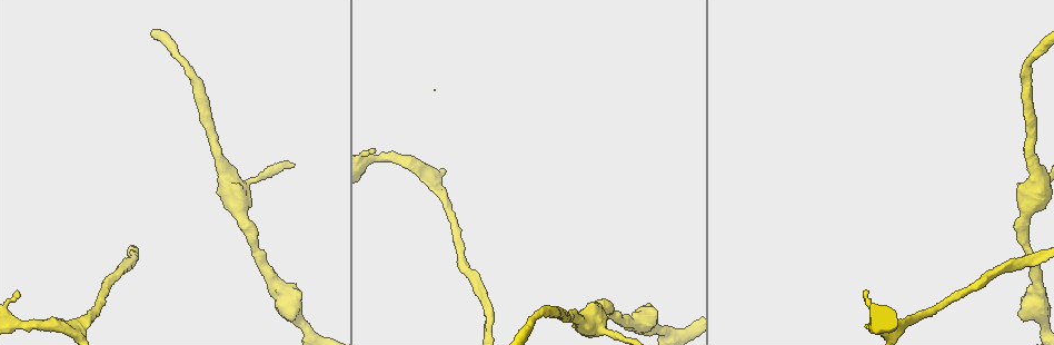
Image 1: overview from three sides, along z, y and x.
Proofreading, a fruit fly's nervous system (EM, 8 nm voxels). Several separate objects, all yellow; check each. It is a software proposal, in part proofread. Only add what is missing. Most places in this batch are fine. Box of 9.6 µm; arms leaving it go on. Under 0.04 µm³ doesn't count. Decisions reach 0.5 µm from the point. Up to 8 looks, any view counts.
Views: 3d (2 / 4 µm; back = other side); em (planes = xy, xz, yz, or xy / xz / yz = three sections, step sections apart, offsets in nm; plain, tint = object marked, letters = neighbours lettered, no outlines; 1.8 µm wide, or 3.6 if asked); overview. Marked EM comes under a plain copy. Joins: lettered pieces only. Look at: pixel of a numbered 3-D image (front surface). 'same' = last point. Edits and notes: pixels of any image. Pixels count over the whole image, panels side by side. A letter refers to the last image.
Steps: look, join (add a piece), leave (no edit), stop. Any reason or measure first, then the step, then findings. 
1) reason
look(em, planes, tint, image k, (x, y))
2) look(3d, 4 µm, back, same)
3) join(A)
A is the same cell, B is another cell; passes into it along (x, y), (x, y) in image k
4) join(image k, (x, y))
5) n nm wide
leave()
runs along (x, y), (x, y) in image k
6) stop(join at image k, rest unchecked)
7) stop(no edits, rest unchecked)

thin end
look(em, 3.6 µm, yz, step 8, letters, image 1, (865, 292))

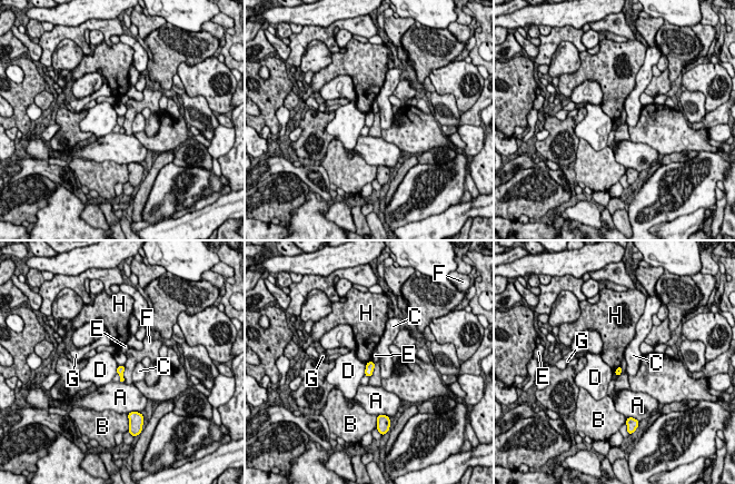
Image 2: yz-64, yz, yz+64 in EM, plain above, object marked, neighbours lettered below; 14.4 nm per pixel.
another direction
look(em, 3.6 µm, xy, step 4, letters, same)

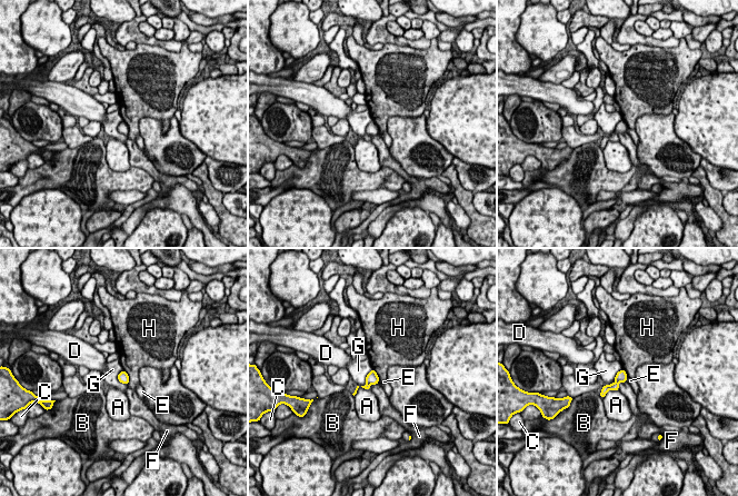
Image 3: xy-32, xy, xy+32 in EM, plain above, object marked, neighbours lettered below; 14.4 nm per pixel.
G touches over 340 nm
leave()
A, B, C, D, E, F, G and H are other cells; border along (123, 369), (128, 376), (128, 384) in image 3; no lettered piece goes on from it

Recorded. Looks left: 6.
look(em, xy, step 16, tint, image 1, (887, 335))

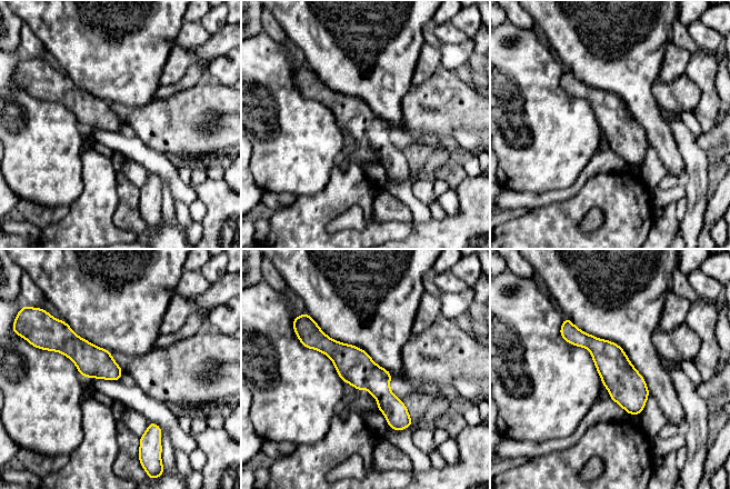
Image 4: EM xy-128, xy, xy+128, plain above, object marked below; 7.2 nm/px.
look(em, planes, letters, same)

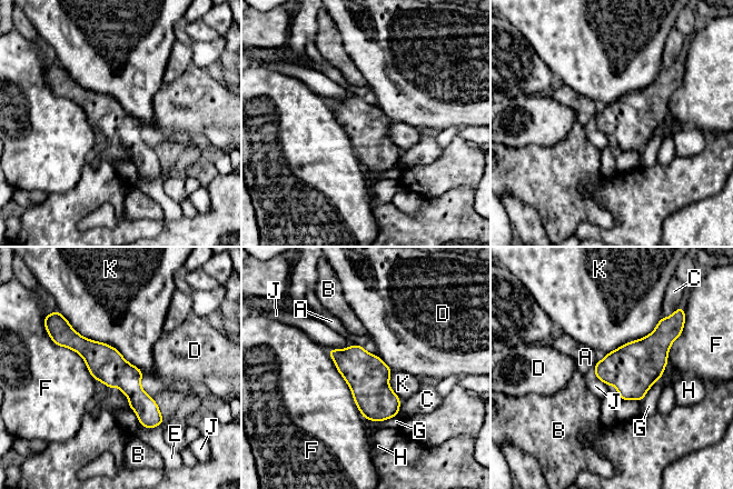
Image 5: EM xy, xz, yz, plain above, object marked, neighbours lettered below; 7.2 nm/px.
260 nm wide
leave()
A, B, C, D, E, F, G, H, J and K are other cells; none of them fits

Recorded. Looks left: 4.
thick turns thin
look(em, yz, step 8, letters, image 1, (243, 223))

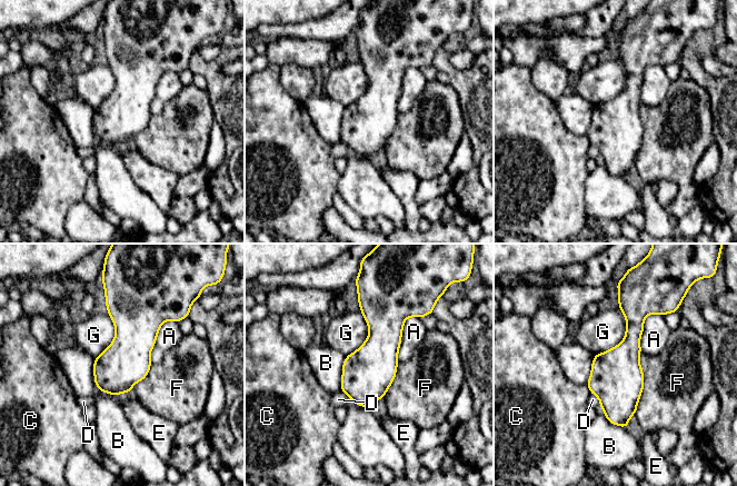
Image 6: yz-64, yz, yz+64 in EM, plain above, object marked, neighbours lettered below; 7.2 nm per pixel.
F touches over 460 nm
leave()
A, B, C, D, E, F and G are other cells; none of them fits

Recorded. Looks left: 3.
sudden change in width
look(3d, 4 µm, image 1, (275, 280))

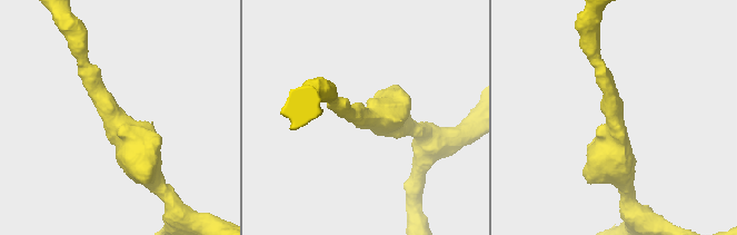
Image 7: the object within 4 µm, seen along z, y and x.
arms of 260, 600 nm
look(em, planes, letters, image 7, (364, 114))

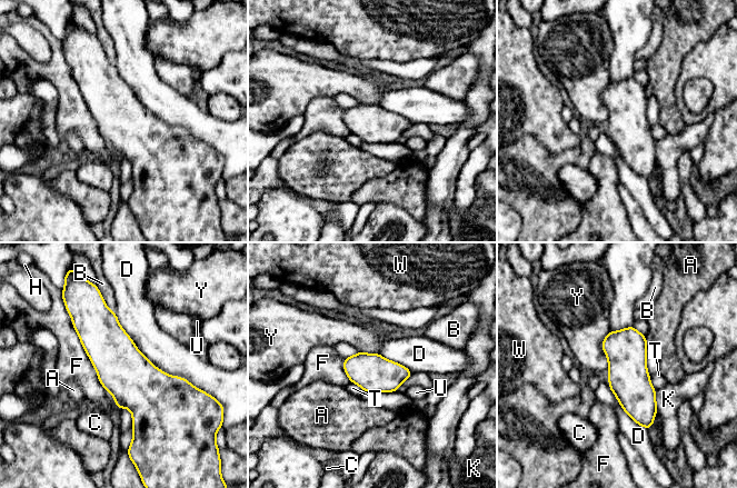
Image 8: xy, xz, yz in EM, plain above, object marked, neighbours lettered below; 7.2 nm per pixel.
leave()
A, B, C, D, F, H, K, T, U, W and Y are other cells; border along (609, 331), (601, 342), (607, 369) in image 8; no lettered piece goes on from it

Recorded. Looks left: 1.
stop(no edits, rest unchecked)

